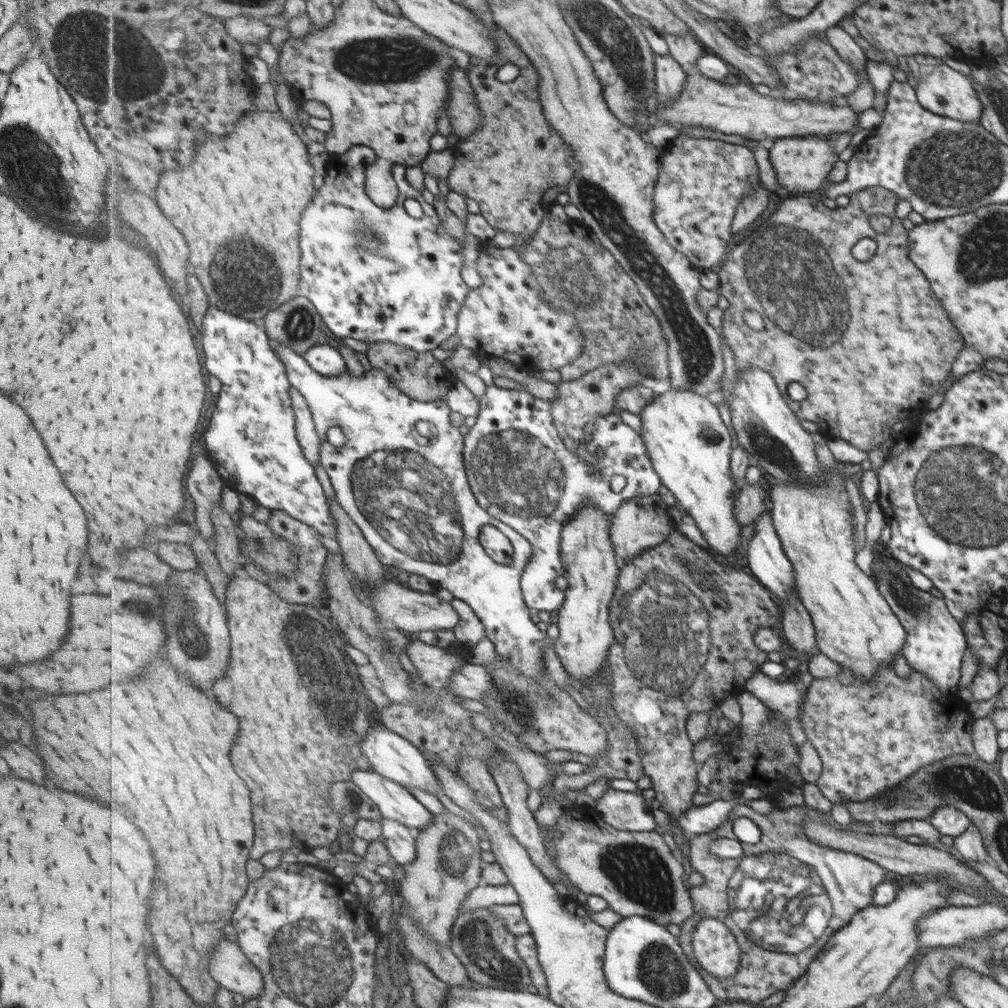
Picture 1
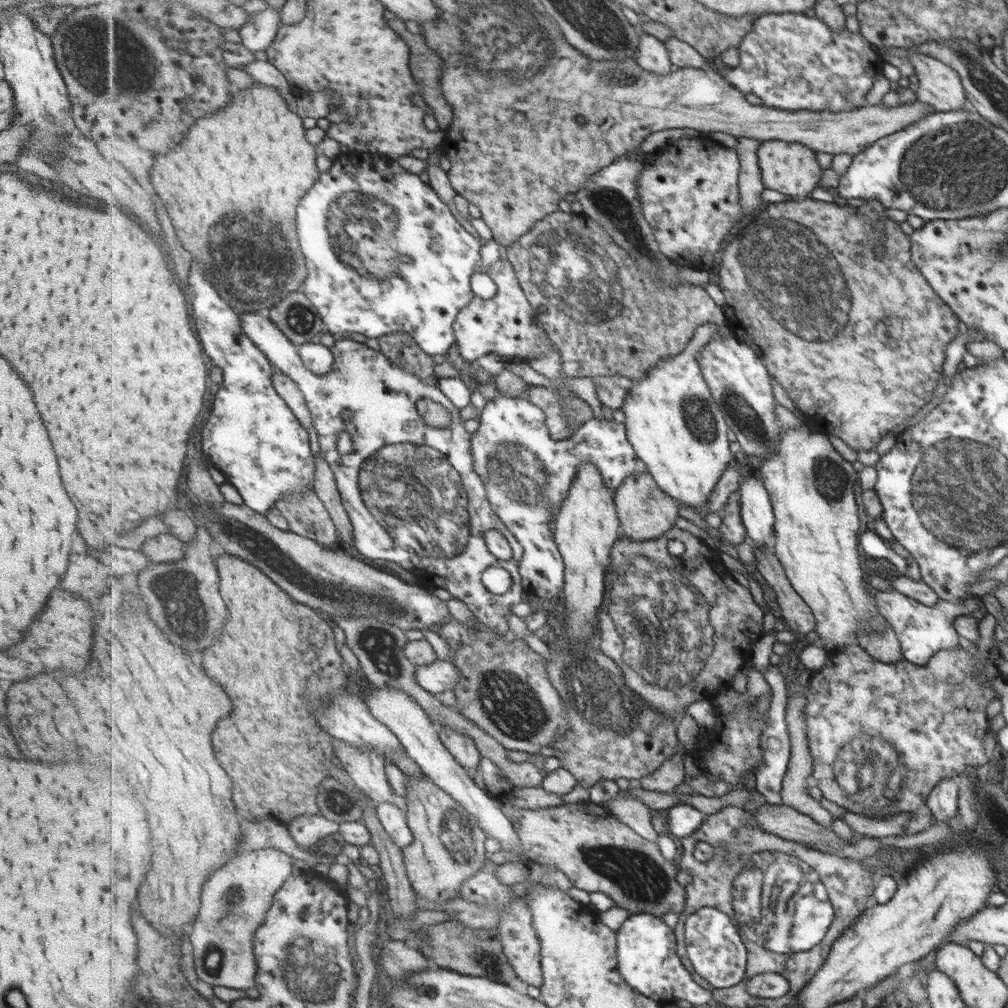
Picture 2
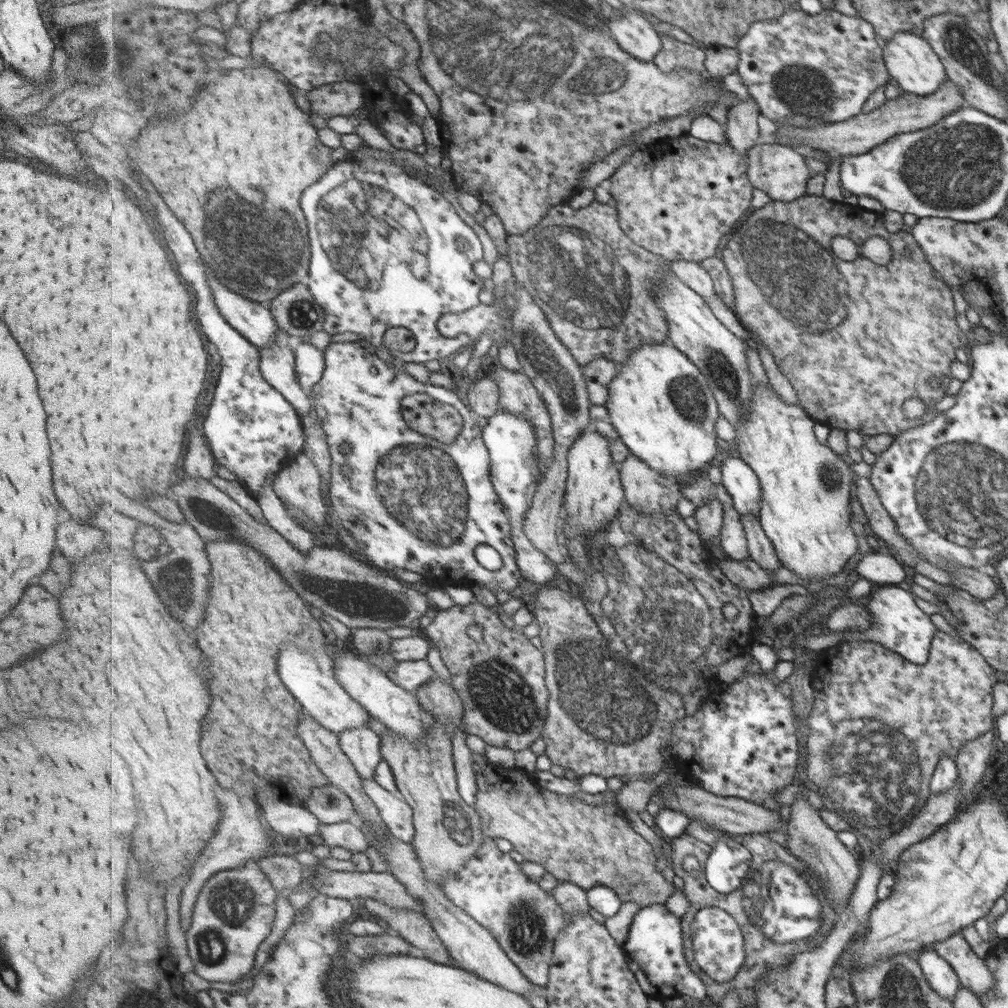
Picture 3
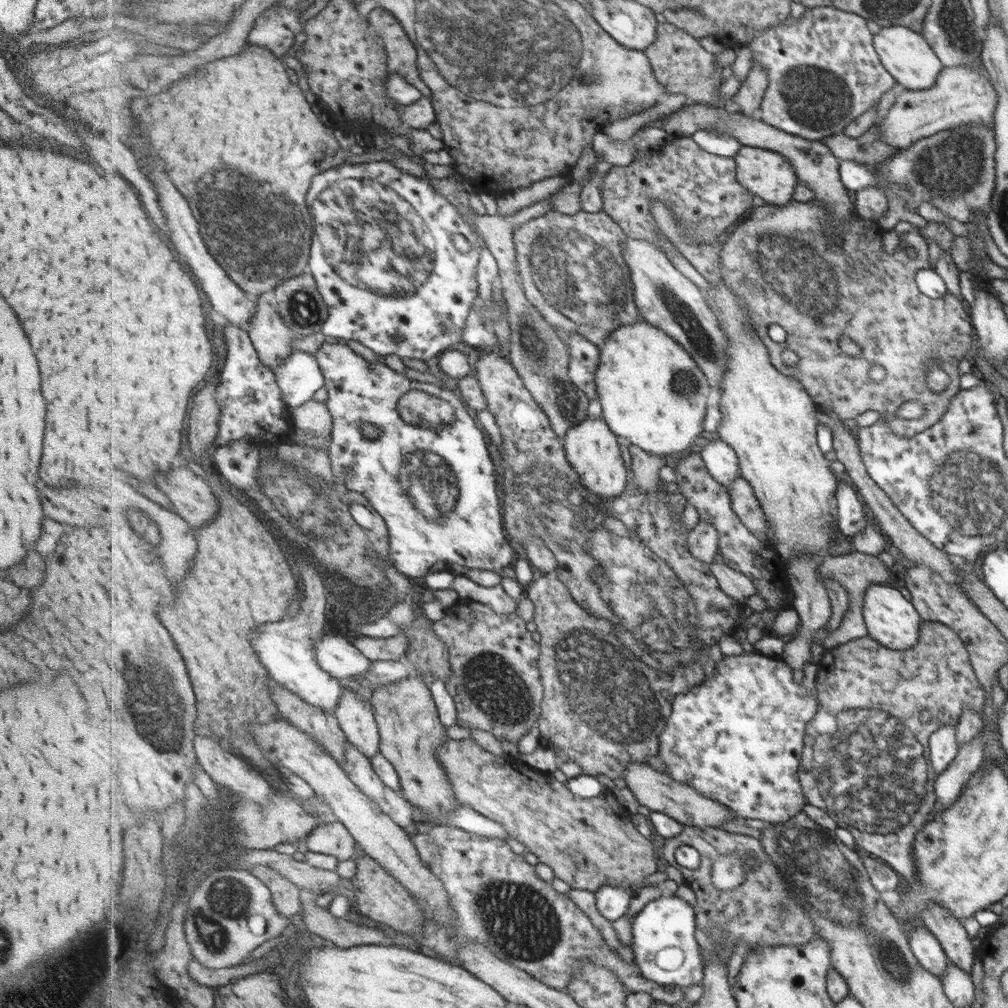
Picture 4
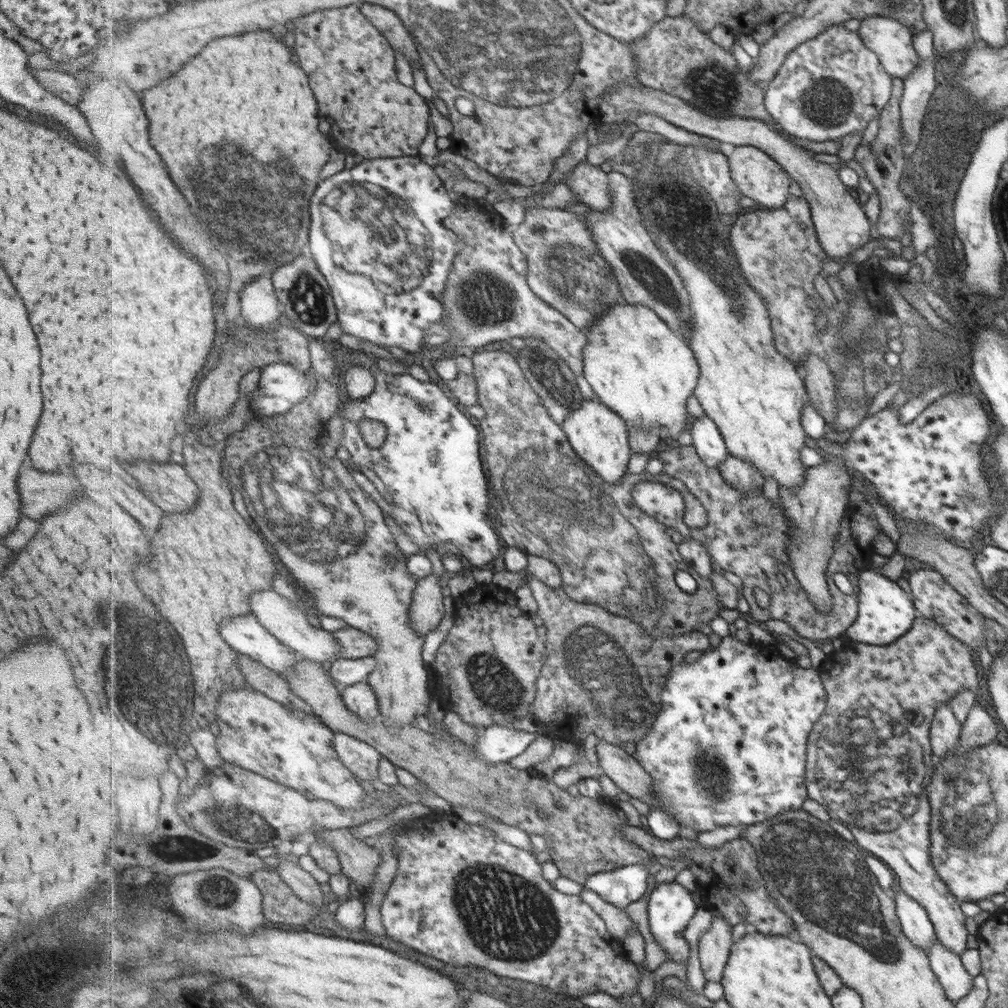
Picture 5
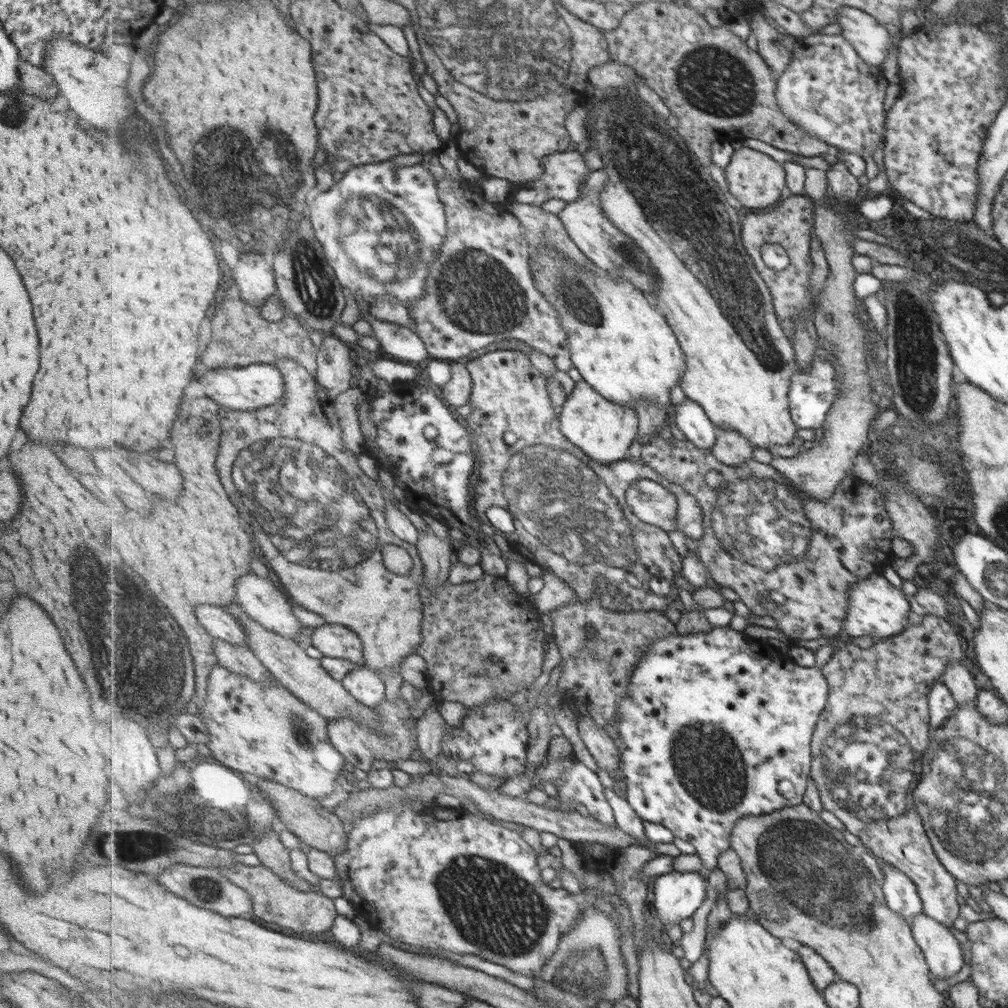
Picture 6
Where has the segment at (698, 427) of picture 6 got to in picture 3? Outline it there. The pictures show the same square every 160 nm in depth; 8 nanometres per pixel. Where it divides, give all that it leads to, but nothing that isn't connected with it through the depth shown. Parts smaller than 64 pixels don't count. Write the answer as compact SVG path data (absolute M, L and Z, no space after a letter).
M725 458L720 465L720 474L725 488L734 498L740 514L751 513L760 516L762 486L758 474L741 458Z

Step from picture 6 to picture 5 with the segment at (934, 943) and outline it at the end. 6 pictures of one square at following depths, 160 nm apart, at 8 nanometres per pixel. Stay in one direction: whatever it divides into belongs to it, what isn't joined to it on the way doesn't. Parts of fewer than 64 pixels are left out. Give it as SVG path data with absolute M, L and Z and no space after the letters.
M937 941L926 950L927 957L938 985L951 1001L965 996L971 988L972 976L965 971L959 955L952 953Z

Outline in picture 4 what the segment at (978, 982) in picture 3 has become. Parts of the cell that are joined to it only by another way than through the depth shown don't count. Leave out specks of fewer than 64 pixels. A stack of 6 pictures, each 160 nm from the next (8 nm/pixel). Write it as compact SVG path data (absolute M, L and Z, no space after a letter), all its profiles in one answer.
M937 903L925 904L919 920L929 934L939 942L946 960L971 974L971 964L975 964L973 946L959 920Z

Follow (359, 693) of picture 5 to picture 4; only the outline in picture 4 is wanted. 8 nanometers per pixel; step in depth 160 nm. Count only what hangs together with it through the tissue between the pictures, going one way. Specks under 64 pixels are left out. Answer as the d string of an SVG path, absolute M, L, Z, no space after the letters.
M345 689L336 708L336 716L348 740L370 759L380 750L381 735L375 720L372 701L365 701L355 690Z

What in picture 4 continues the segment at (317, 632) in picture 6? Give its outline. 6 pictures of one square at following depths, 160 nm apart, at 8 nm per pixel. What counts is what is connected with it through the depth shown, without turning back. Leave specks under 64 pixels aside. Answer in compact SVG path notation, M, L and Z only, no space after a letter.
M403 633L386 638L358 635L356 639L353 640L353 643L361 653L365 654L367 658L374 662L378 660L404 660L407 648L409 648L409 638Z

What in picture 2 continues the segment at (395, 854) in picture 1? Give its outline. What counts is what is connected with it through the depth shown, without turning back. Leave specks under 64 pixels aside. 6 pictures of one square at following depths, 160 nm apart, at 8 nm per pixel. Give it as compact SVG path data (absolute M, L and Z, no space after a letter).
M383 802L378 805L376 812L391 838L402 850L409 848L414 841L414 834L401 805Z

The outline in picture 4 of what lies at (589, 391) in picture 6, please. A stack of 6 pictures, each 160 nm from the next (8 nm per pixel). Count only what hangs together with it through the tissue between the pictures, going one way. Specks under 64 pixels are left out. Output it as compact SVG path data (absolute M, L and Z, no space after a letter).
M588 416L581 424L571 427L564 438L567 459L579 473L580 483L600 497L619 497L631 484L631 472L625 466L619 448L621 441L602 416Z

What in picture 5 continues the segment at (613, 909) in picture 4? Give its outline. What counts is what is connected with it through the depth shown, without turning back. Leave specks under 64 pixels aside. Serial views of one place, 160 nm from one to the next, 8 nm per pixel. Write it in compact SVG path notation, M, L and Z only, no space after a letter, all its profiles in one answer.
M636 864L633 866L624 866L611 872L600 872L591 875L586 880L585 888L594 890L600 894L607 902L625 909L632 902L642 899L643 894L647 892L647 880L649 880L649 865Z

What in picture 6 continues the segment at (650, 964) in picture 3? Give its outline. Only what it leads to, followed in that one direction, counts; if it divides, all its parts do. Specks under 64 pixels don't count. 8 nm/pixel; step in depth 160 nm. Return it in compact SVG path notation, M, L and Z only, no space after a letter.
M673 871L672 873L661 875L655 880L653 883L654 908L661 922L666 925L665 930L669 929L670 924L679 924L683 918L693 918L695 912L701 908L708 895L709 884L707 877L708 874L704 876L702 872L680 873Z

